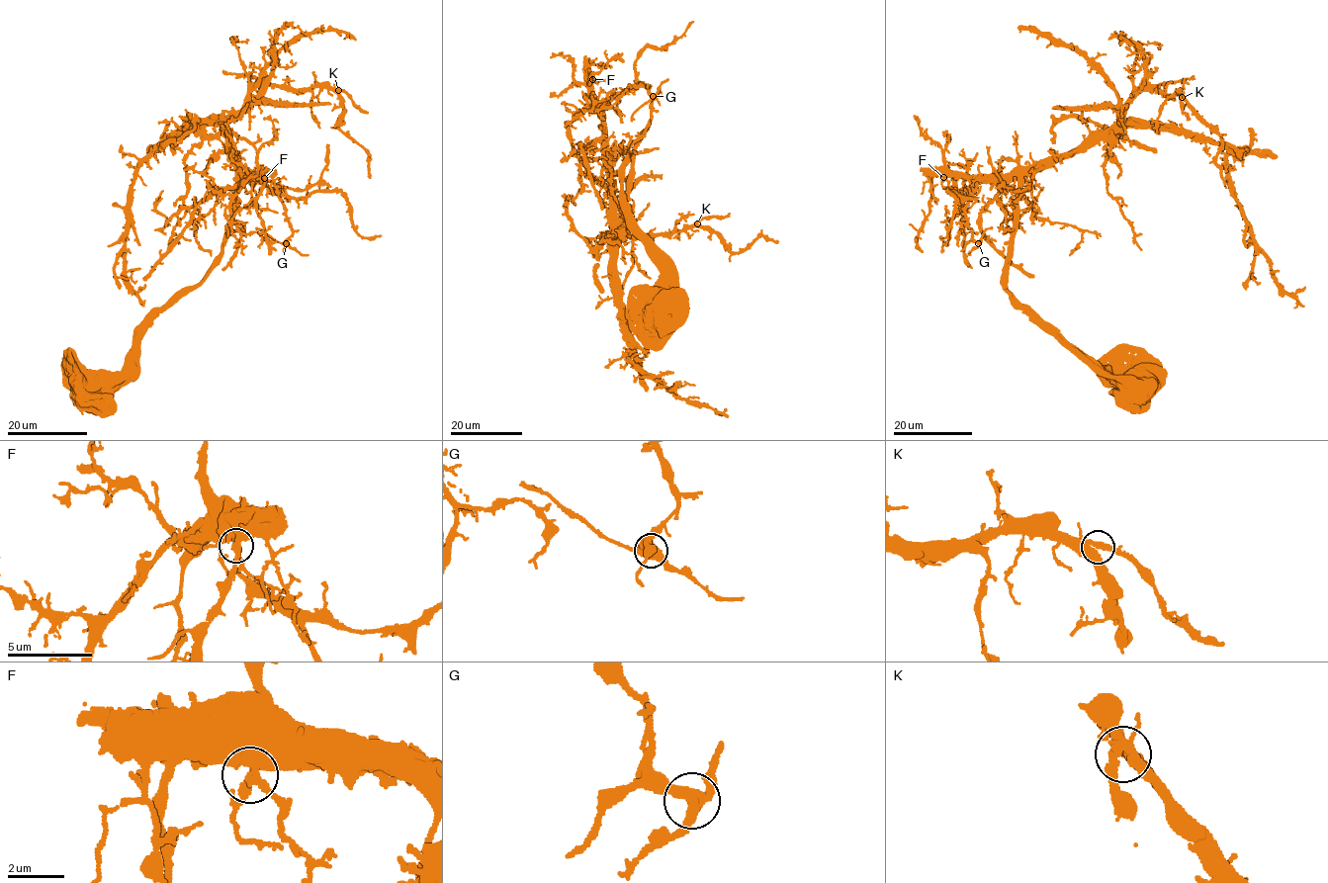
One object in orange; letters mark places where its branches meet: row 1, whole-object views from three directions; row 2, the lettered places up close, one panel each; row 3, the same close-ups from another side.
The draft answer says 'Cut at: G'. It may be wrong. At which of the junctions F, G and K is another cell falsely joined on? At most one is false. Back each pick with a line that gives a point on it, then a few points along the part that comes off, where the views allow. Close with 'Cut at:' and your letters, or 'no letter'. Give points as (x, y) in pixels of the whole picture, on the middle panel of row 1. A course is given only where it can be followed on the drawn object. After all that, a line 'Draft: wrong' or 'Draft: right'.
G: place (653, 96); course (652, 96), (633, 114), (631, 121)
Cut at: G
Draft: right

